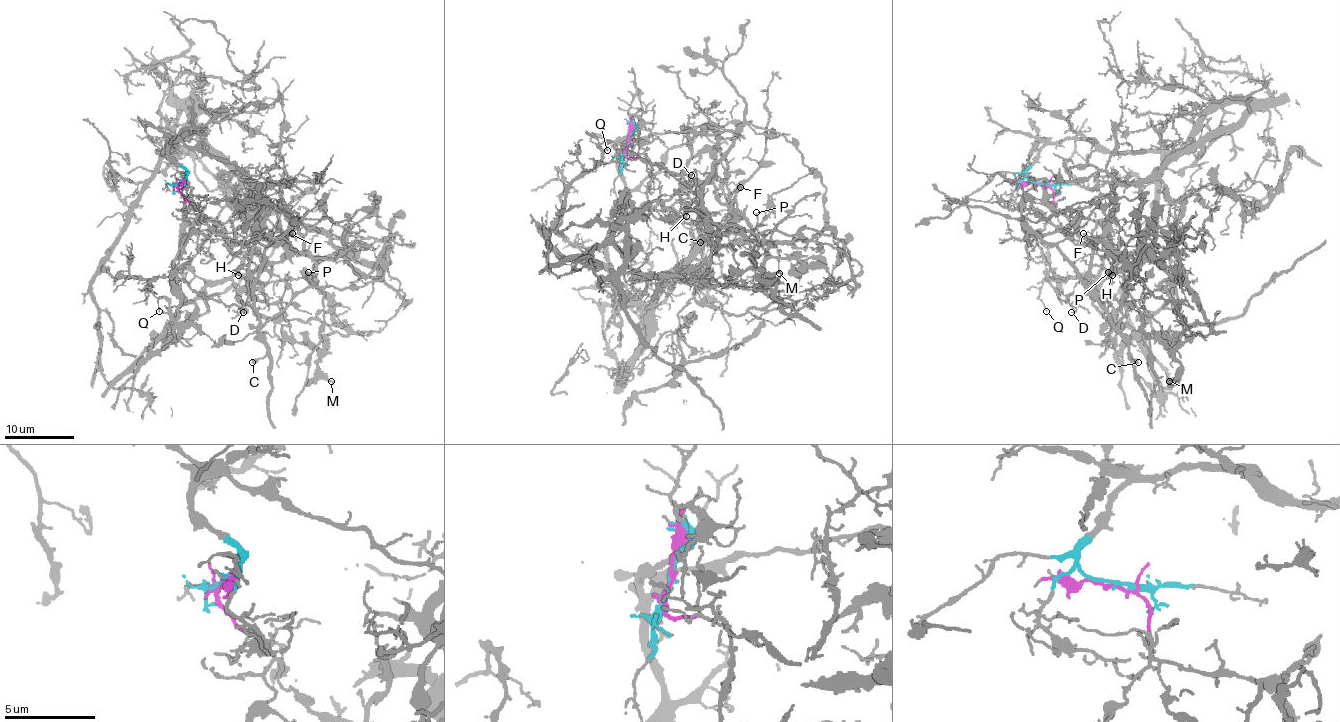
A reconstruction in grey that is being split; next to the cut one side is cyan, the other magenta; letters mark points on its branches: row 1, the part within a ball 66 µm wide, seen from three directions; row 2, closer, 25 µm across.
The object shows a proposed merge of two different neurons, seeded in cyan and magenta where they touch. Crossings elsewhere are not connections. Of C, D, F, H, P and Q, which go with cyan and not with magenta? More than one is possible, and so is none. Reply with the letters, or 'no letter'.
D, F, H, P, Q

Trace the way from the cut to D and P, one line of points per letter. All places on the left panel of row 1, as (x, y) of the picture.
D: (179, 183), (186, 171), (168, 153), (177, 139), (159, 152), (196, 103), (203, 138), (252, 181), (243, 313)
P: (179, 183), (186, 171), (168, 153), (177, 139), (159, 152), (196, 103), (203, 138), (296, 223), (308, 272)

